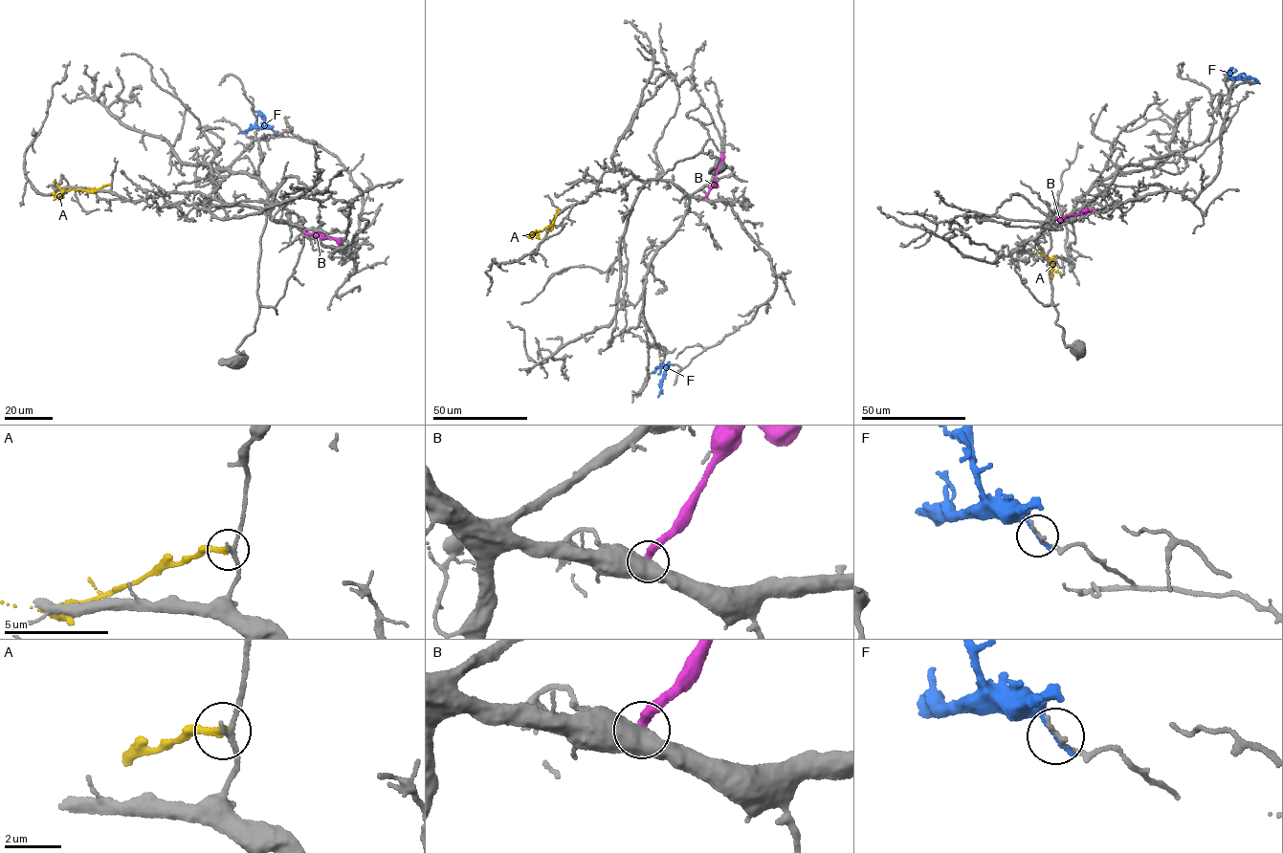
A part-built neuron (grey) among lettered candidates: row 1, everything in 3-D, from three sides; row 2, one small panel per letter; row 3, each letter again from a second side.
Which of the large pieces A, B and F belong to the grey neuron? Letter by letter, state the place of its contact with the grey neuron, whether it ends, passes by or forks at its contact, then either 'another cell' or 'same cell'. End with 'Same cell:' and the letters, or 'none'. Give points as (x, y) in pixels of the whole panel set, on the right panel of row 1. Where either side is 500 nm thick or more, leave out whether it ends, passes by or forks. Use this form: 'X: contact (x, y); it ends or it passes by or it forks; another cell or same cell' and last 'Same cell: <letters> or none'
A: contact (1038, 251); it ends; another cell
B: contact (1093, 209); another cell
F: contact (1233, 79); it ends; another cell
Same cell: none

